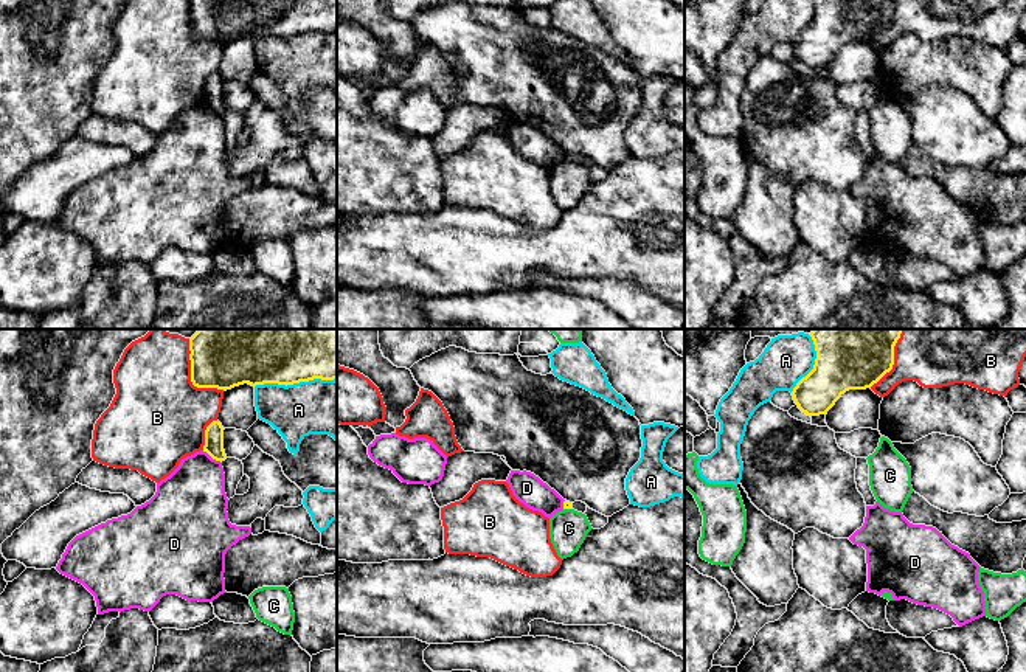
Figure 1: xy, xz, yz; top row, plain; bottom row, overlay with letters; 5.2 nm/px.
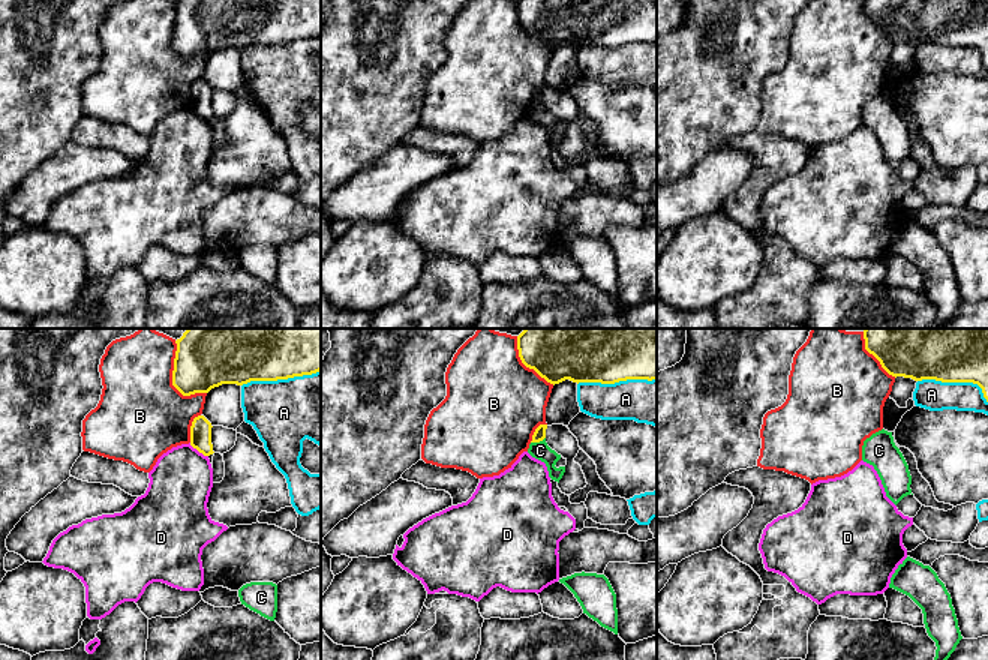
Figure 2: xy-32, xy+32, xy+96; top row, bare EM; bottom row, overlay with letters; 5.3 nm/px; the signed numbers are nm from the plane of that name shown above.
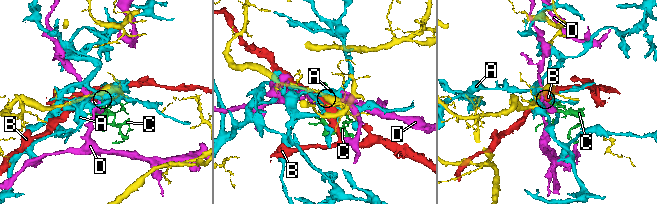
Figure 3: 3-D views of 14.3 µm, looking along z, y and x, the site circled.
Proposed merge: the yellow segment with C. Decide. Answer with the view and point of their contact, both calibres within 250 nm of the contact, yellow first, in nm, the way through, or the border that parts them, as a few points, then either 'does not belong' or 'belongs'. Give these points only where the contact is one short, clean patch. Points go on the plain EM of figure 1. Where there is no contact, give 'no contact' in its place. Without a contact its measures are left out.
contact xz (568, 160); calibres 50 and 200 nm; border xz (564, 160), (571, 162); does not belong

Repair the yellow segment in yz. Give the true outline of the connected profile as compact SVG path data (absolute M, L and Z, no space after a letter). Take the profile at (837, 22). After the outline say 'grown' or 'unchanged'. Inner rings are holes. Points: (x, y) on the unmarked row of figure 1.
M815 0L813 22L792 43L807 68L827 67L849 42L866 42L894 17L894 0Z; unchanged

